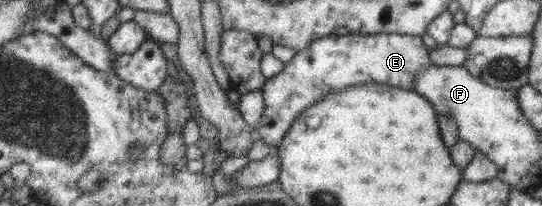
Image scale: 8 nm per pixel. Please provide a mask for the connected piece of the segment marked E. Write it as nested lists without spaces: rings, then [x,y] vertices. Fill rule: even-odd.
[[[384,31],[372,35],[332,33],[320,37],[308,47],[295,52],[280,72],[264,81],[261,89],[264,111],[253,135],[269,147],[277,146],[296,115],[328,94],[368,83],[411,90],[415,73],[428,68],[430,64],[432,61],[428,59],[428,49],[420,36]]]

